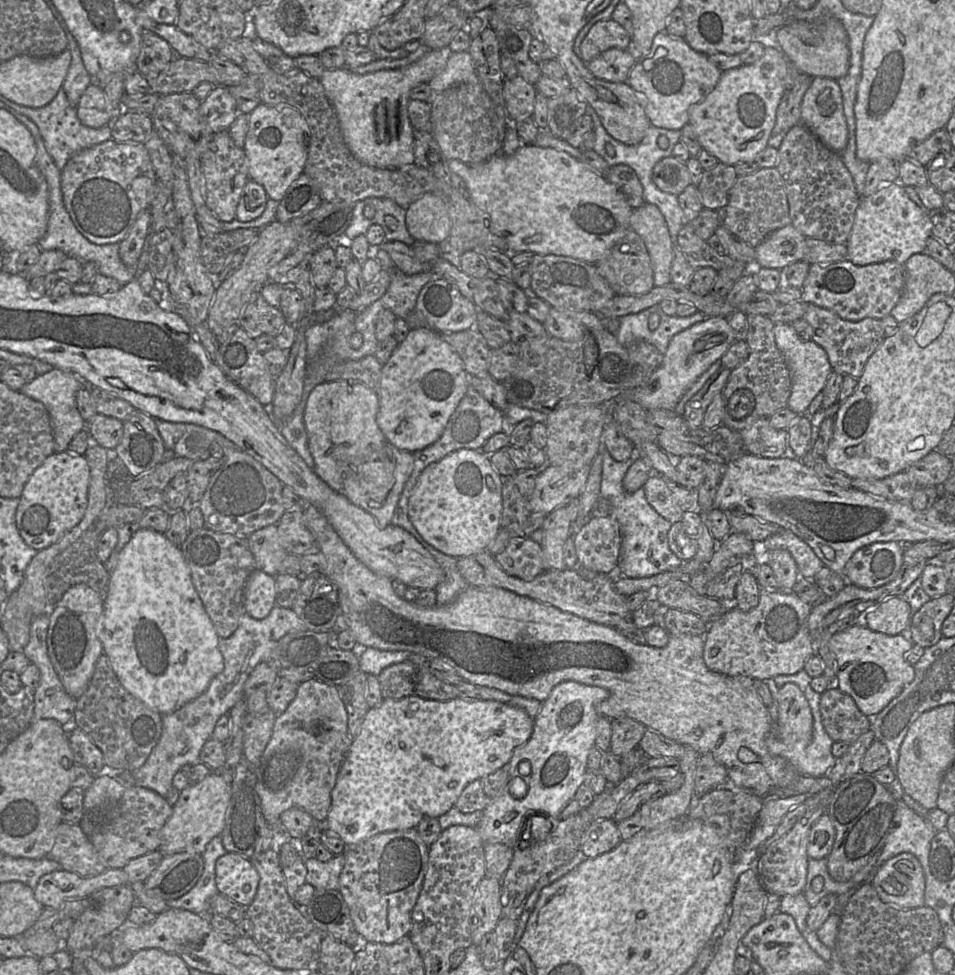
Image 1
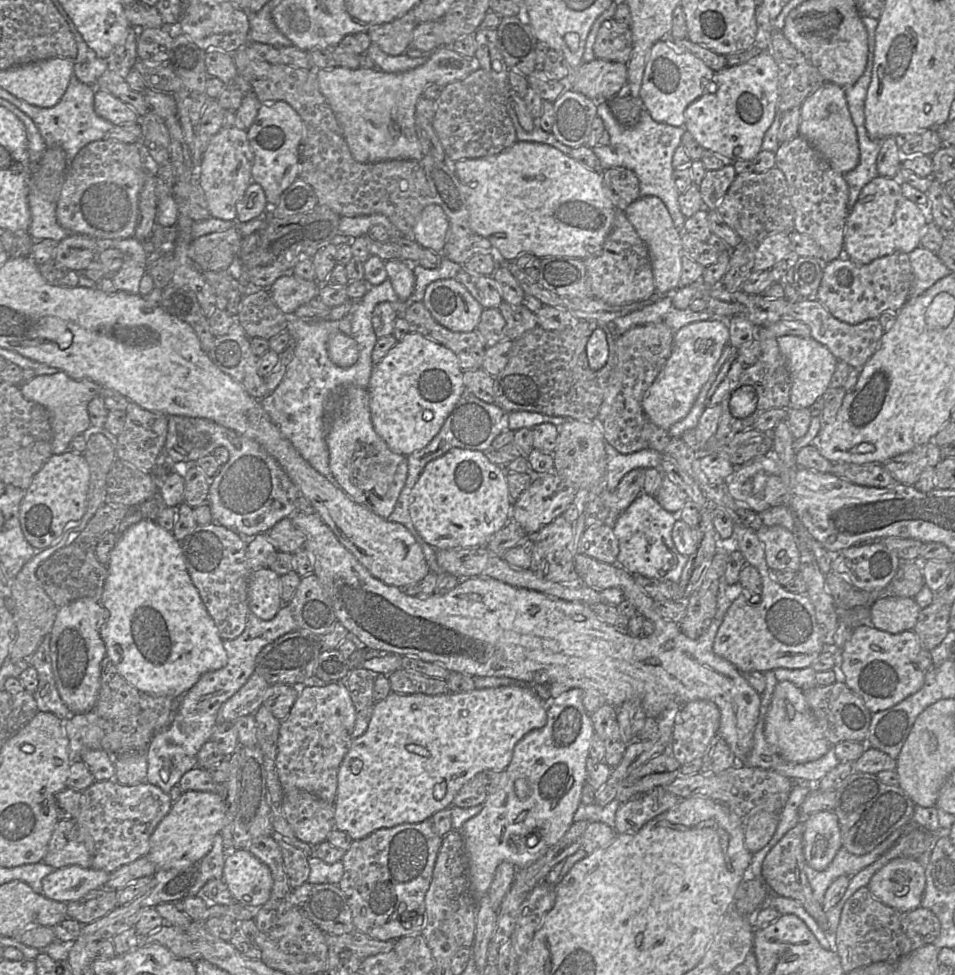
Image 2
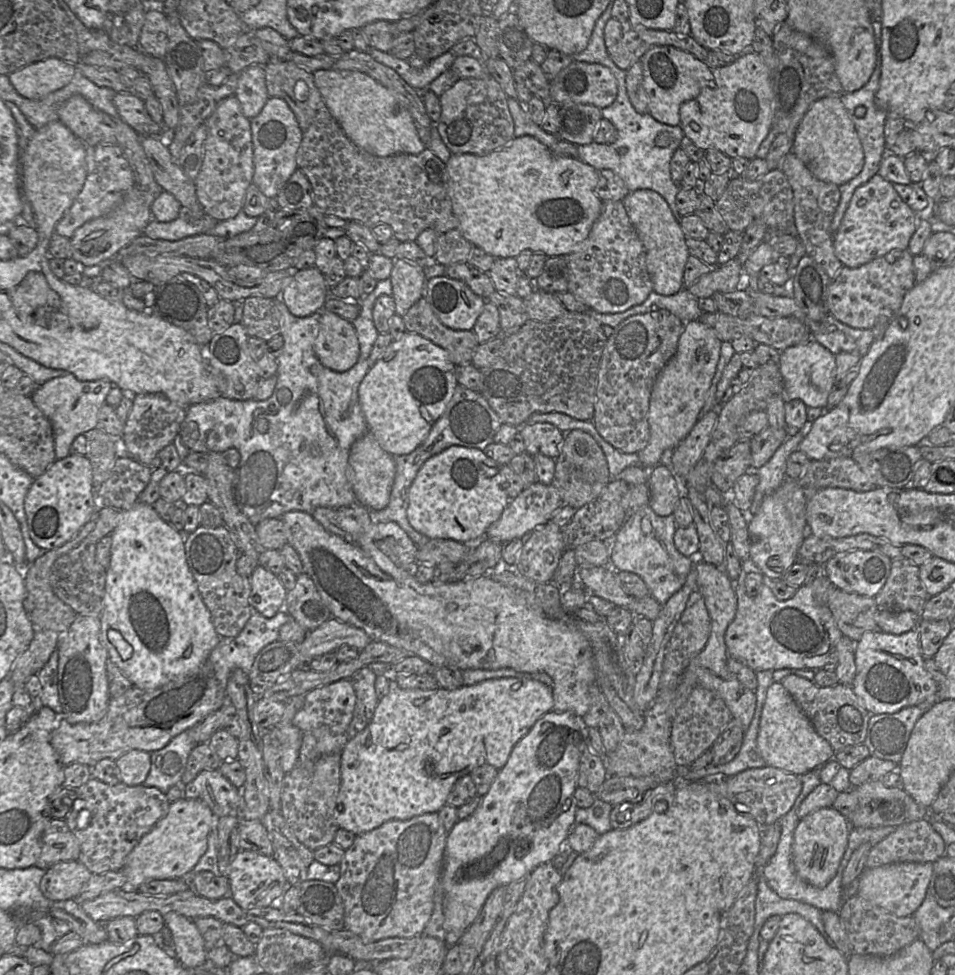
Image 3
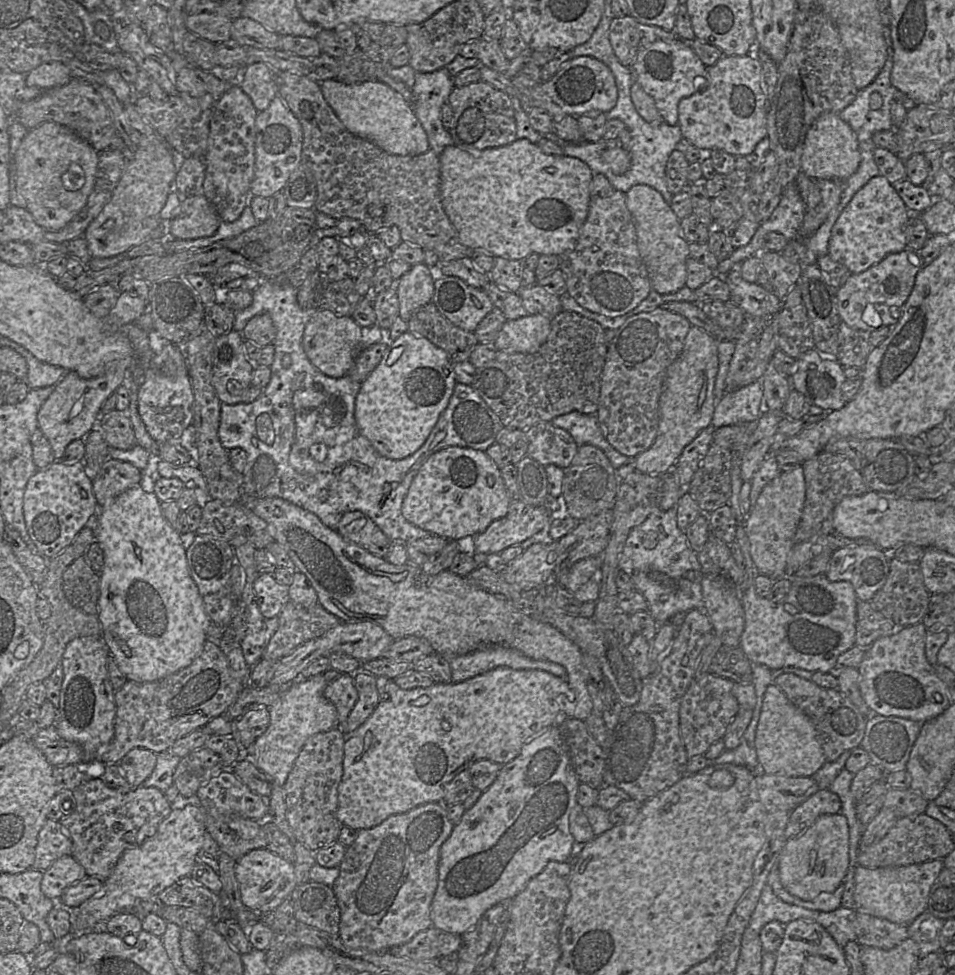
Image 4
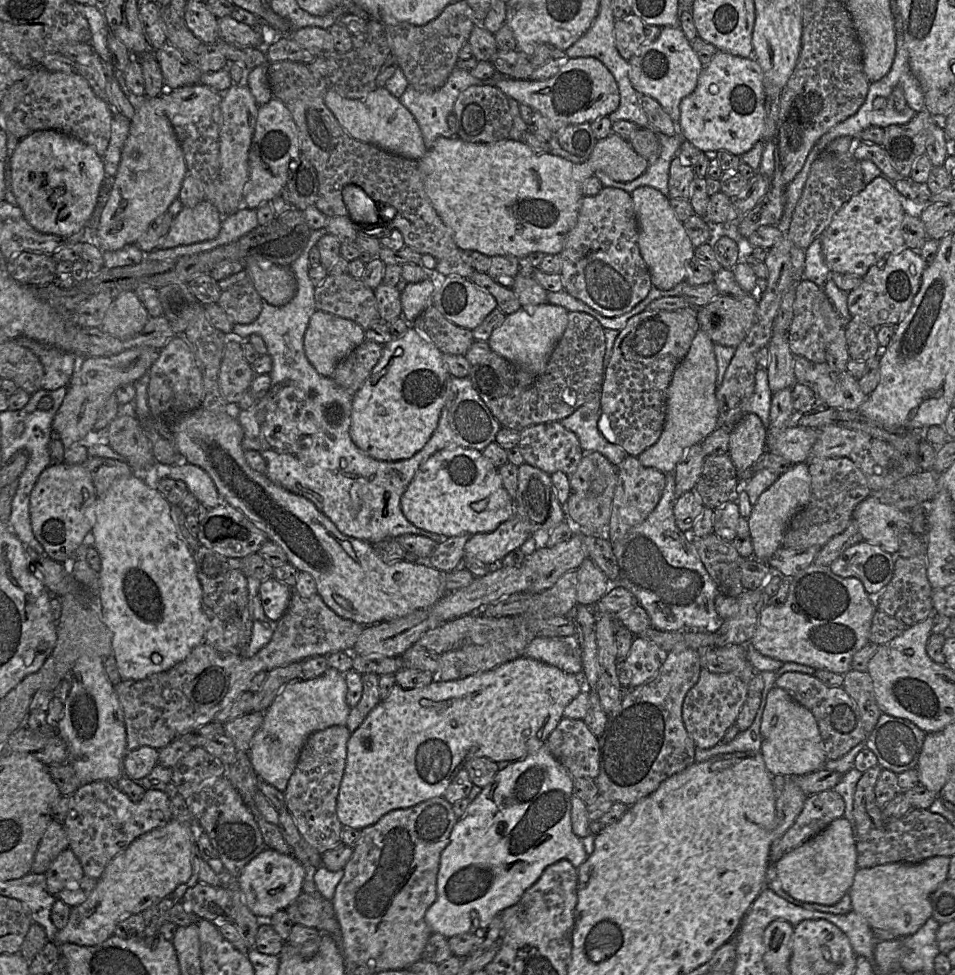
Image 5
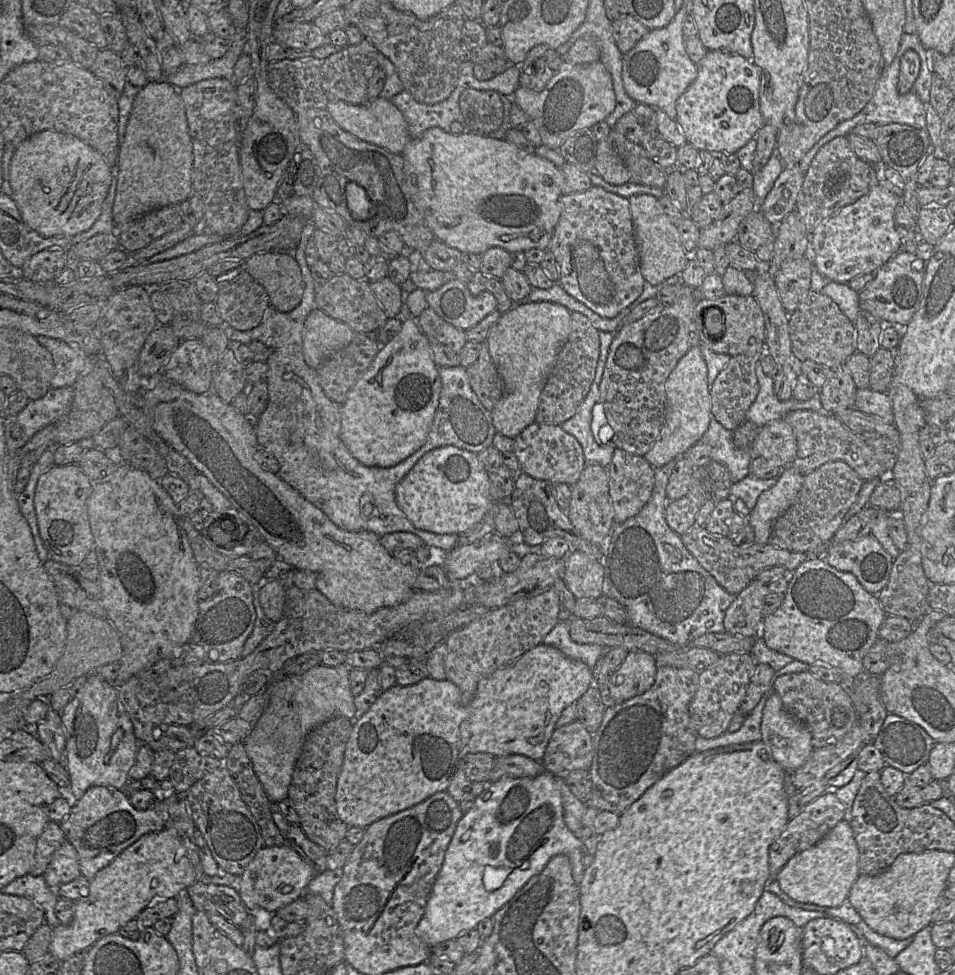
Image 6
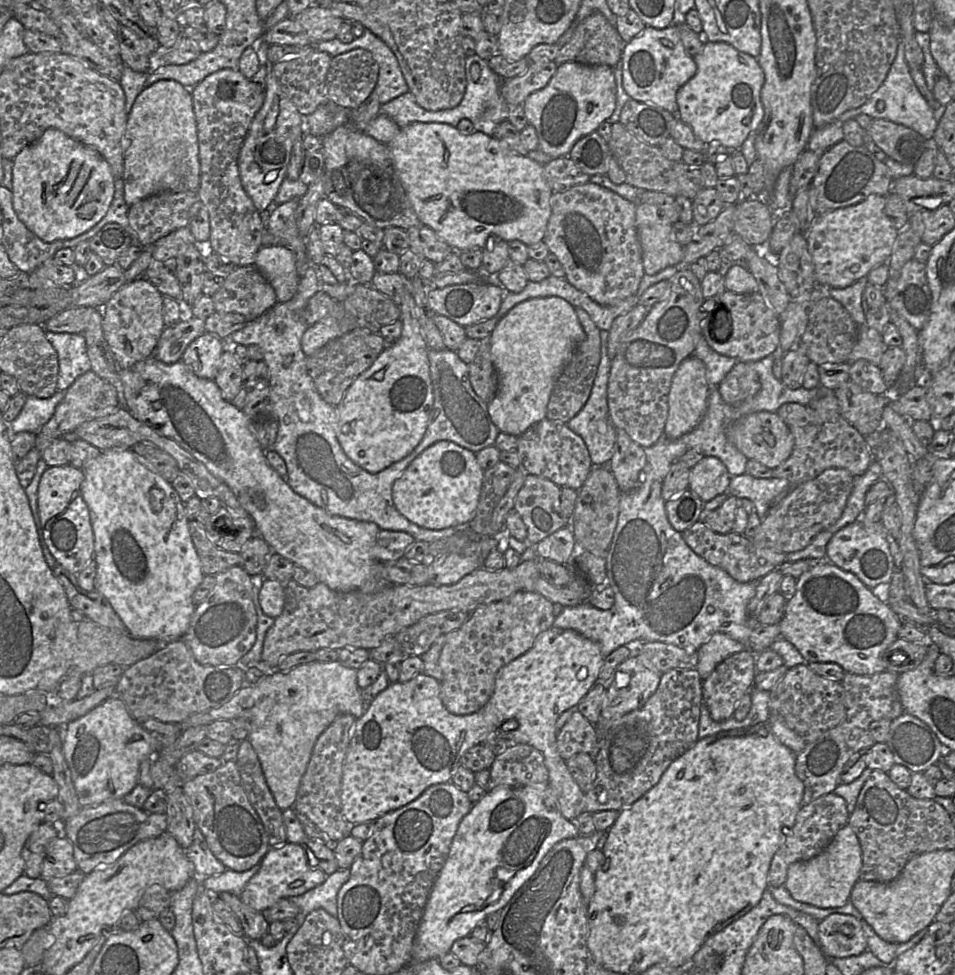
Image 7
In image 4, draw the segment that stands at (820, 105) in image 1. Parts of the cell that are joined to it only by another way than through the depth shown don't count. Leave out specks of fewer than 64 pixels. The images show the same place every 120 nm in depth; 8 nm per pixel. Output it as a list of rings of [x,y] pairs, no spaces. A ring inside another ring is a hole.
[[[837,113],[821,114],[809,129],[801,156],[801,171],[810,179],[847,180],[859,168],[861,154],[857,135]]]

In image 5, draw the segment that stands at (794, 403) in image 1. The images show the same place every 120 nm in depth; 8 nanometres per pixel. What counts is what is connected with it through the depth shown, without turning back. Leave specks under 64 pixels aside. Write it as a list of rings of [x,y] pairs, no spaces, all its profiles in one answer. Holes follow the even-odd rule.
[[[827,362],[814,364],[811,369],[811,385],[819,403],[815,411],[823,411],[827,407],[858,411],[866,400],[856,380],[848,371],[841,374],[832,372]]]

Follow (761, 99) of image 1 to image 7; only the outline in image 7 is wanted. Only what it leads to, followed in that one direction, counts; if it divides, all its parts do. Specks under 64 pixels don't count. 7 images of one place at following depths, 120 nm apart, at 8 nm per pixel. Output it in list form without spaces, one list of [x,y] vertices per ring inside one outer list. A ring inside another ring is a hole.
[[[705,41],[701,51],[694,56],[694,61],[697,66],[695,75],[677,92],[677,118],[687,124],[695,136],[706,144],[718,141],[729,149],[739,149],[748,135],[756,132],[764,116],[760,98],[764,72],[757,58],[726,42]]]

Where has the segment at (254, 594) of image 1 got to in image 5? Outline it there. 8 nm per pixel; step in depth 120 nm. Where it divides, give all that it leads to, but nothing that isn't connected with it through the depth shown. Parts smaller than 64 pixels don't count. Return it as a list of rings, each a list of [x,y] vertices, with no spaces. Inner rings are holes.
[[[274,576],[261,581],[258,595],[265,615],[278,621],[289,604],[291,593],[292,589]]]

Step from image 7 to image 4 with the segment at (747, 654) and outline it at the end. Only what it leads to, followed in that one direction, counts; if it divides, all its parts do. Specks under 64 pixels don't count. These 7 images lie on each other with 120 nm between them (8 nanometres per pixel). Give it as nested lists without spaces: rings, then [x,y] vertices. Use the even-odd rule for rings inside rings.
[[[711,672],[695,677],[682,698],[679,711],[680,735],[688,758],[703,755],[716,741],[723,738],[727,727],[739,710],[739,703],[732,693],[734,681]]]

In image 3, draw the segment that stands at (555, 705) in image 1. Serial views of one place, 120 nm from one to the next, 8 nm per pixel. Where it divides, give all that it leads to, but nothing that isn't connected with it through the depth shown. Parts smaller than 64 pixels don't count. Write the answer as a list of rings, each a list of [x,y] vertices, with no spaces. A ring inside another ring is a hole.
[[[551,710],[545,713],[529,732],[513,747],[507,763],[498,771],[489,791],[482,797],[477,809],[466,819],[459,820],[447,834],[444,851],[444,863],[441,882],[445,891],[444,928],[448,933],[447,945],[452,946],[459,942],[462,935],[478,917],[490,893],[499,886],[507,886],[512,882],[526,878],[536,867],[550,862],[566,844],[566,839],[575,825],[576,799],[574,791],[578,787],[578,770],[580,758],[580,744],[583,740],[581,734],[582,718],[570,711],[558,712]]]

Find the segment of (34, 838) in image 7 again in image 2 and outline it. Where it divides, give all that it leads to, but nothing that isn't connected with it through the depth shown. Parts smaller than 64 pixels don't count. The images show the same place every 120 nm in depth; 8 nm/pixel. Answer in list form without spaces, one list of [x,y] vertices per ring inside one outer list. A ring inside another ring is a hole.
[[[60,820],[57,823],[43,862],[54,869],[70,865],[92,868],[92,856],[75,820]]]

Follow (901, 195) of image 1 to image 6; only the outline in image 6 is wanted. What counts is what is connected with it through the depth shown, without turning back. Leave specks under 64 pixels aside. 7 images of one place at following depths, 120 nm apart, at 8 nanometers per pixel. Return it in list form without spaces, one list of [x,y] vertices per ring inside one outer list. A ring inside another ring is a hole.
[[[878,184],[855,202],[844,206],[838,212],[823,220],[814,229],[810,237],[810,259],[817,270],[829,281],[848,283],[858,276],[875,273],[895,254],[903,250],[903,239],[895,227],[895,208],[899,202],[900,196],[893,190]]]

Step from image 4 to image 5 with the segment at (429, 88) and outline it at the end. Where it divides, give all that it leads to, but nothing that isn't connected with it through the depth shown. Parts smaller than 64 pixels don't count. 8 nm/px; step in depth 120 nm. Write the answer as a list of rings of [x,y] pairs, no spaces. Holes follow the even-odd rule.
[[[455,68],[447,79],[443,87],[434,92],[420,92],[410,84],[404,94],[399,98],[401,103],[413,114],[418,122],[425,147],[431,149],[438,137],[458,138],[458,135],[452,132],[448,126],[447,118],[454,112],[456,100],[461,92],[474,85],[491,85],[495,86],[496,81],[504,76],[496,74],[493,78],[479,80],[473,77],[470,71]]]

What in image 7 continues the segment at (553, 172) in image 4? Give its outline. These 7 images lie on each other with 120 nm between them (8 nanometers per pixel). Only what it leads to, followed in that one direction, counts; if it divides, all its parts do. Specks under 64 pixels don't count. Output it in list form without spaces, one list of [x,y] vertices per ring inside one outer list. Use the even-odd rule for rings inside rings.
[[[414,122],[401,128],[395,138],[386,145],[389,147],[398,178],[420,222],[430,227],[439,238],[445,241],[455,251],[484,249],[495,238],[507,242],[519,240],[527,246],[544,241],[548,221],[552,213],[551,197],[553,192],[545,179],[544,166],[542,164],[535,162],[527,157],[527,155],[524,156],[511,151],[493,136],[488,136],[478,131],[465,134],[459,131],[457,127],[446,123]]]

